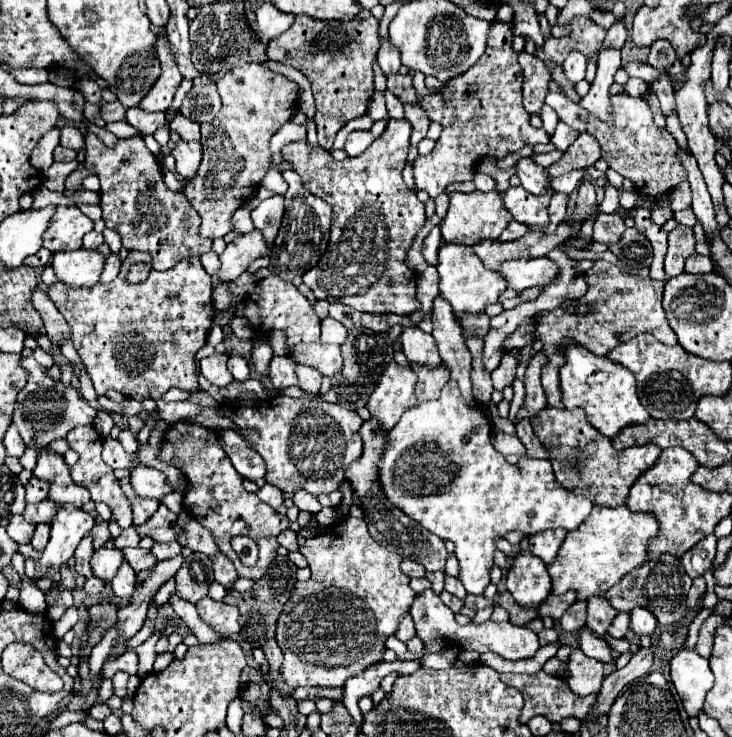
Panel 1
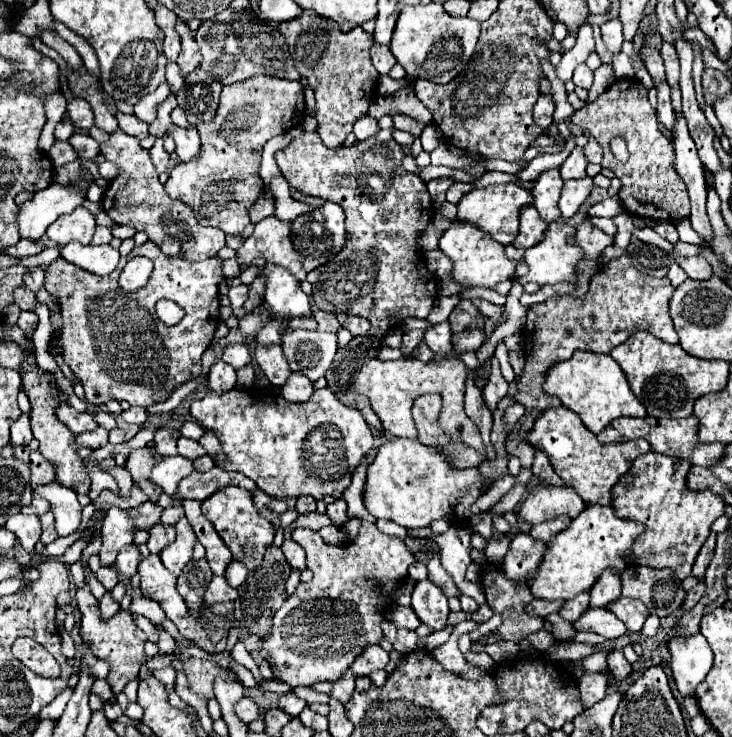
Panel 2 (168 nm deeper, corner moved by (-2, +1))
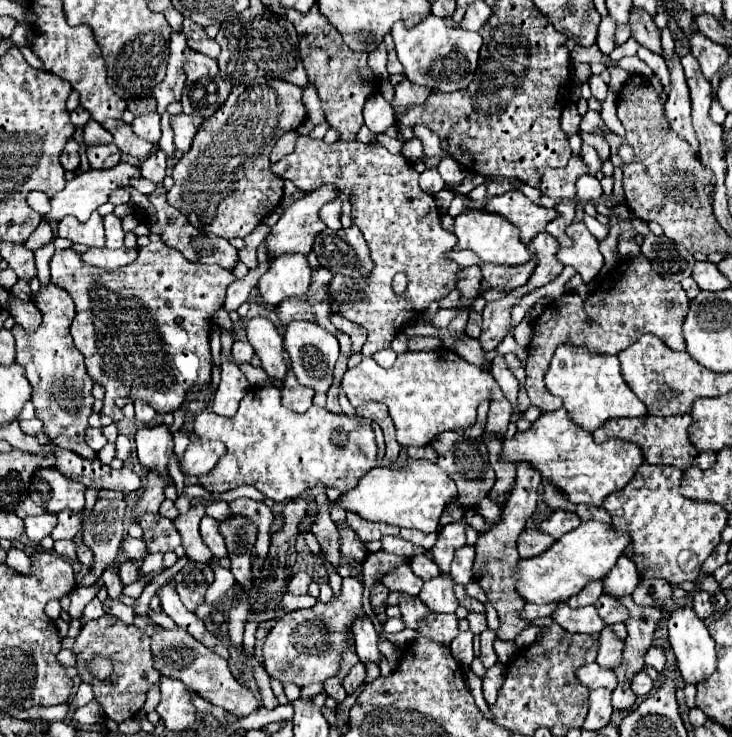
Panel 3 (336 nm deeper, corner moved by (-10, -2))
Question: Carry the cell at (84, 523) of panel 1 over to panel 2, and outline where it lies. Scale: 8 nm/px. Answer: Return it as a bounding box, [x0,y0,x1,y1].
[32,480,82,536]

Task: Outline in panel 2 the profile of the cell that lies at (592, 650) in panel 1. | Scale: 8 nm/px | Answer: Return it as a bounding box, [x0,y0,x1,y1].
[608,650,632,680]

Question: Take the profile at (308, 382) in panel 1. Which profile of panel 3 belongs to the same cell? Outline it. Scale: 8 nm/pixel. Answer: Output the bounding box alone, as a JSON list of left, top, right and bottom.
[282,373,314,413]

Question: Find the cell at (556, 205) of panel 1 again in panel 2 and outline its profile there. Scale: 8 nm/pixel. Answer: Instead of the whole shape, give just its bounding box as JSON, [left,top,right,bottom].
[560,178,594,220]

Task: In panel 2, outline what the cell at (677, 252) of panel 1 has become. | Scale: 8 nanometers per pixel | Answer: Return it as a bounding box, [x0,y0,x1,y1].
[668,262,688,288]

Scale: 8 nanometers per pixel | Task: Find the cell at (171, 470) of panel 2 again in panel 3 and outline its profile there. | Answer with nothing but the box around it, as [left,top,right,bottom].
[178,441,224,477]

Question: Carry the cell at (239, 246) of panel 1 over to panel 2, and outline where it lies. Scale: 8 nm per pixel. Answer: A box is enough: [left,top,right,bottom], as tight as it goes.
[236,216,306,282]

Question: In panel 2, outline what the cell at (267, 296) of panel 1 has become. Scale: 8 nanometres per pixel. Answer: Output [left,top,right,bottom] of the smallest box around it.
[262,262,310,320]

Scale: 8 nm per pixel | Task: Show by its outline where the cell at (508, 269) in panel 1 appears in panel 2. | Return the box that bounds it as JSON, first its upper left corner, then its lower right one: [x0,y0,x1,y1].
[520,222,582,284]

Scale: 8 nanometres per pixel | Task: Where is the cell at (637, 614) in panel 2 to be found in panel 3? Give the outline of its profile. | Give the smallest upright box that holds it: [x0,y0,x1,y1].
[596,595,630,625]

